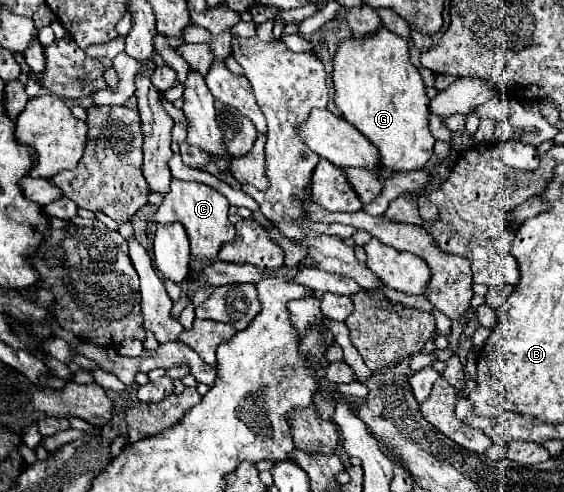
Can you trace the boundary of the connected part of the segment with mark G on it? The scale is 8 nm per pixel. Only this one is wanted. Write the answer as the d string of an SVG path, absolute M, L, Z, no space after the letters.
M380 30L368 38L344 40L334 56L336 106L380 152L384 174L424 168L434 156L434 136L428 130L426 86L408 58L408 40Z

